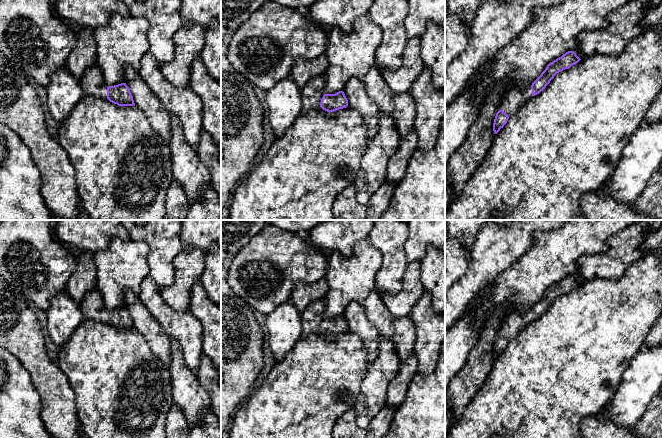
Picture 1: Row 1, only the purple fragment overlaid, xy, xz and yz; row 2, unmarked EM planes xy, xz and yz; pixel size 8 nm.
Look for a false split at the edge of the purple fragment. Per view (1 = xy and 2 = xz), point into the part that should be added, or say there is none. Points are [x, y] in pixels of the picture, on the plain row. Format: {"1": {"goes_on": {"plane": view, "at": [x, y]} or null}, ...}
{"1": {"goes_on": {"plane": "xy", "at": [92, 307]}}, "2": {"goes_on": {"plane": "xz", "at": [312, 317]}}}

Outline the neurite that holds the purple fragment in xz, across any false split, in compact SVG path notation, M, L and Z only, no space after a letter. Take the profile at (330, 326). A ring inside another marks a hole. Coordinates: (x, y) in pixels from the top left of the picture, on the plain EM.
M325 299L315 300L301 313L302 337L310 336L320 330L327 336L334 336L348 330L348 324L343 315L335 318L325 318Z

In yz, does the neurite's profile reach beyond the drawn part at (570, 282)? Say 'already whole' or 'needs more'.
needs more

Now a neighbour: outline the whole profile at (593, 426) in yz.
M603 410L582 419L580 425L582 438L641 438L633 427L624 429L609 421Z

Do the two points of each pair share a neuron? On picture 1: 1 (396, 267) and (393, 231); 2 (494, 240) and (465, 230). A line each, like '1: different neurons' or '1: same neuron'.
1: same neuron
2: different neurons

